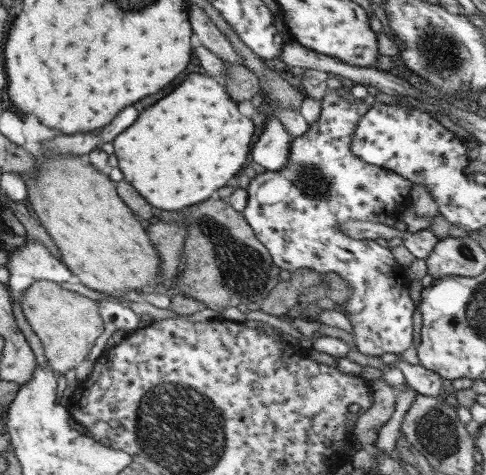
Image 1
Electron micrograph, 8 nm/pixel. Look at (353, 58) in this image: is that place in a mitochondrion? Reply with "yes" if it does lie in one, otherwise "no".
no

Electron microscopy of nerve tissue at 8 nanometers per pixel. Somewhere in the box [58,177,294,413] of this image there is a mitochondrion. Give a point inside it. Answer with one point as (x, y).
(243, 270)

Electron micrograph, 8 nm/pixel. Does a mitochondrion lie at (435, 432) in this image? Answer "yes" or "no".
yes

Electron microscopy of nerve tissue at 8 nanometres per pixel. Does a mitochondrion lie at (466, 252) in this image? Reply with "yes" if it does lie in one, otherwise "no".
yes

